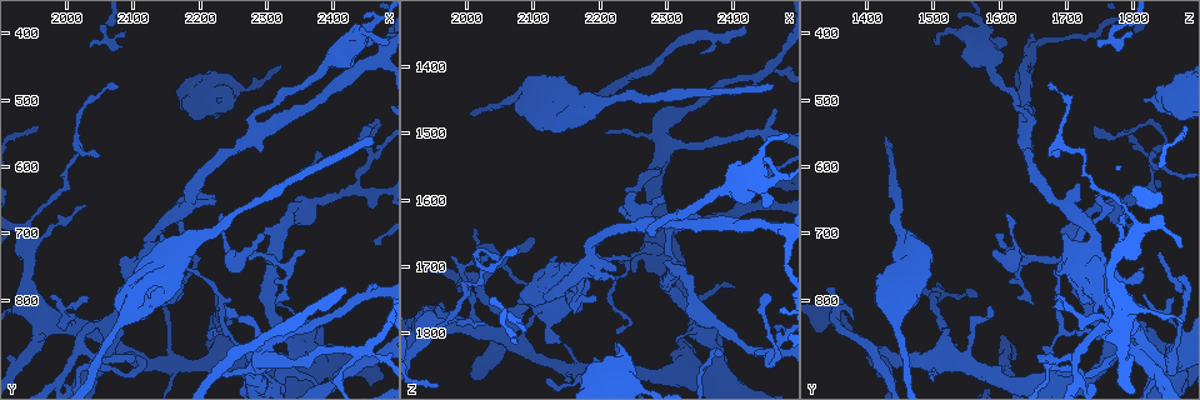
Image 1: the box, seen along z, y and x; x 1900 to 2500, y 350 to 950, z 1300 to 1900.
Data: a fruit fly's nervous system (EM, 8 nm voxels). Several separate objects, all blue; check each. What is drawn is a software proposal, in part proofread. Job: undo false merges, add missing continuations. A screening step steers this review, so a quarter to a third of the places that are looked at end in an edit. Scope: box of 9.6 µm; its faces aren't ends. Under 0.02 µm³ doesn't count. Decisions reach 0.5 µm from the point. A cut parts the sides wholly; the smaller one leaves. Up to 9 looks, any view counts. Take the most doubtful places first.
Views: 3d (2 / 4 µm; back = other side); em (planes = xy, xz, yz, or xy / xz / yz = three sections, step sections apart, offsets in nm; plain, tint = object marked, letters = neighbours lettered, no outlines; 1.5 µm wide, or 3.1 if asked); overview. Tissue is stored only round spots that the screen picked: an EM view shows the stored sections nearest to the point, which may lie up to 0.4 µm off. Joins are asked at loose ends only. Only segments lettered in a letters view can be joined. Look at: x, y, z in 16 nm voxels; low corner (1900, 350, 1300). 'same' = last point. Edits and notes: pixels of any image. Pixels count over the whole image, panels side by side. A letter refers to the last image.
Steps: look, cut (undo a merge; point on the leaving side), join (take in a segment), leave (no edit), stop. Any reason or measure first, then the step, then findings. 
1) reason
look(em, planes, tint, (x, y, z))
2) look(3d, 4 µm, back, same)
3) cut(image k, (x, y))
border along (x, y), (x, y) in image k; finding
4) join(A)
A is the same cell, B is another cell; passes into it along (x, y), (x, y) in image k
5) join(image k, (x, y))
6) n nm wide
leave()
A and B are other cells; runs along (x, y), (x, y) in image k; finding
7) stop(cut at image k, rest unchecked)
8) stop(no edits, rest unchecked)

an open end
look(3d, 2 µm, (2460, 565, 1430))

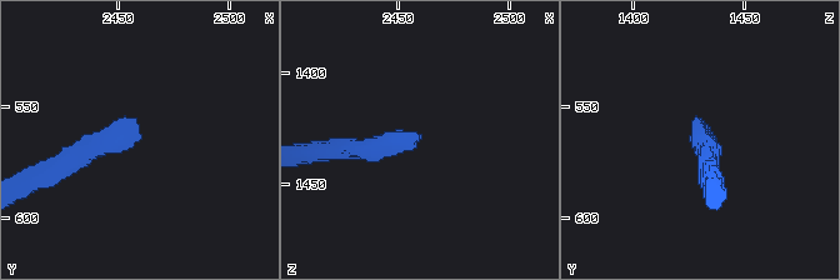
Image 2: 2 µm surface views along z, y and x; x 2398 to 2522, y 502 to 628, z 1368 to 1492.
shape alone is not enough
look(em, planes, plain, (2460, 561, 1427))

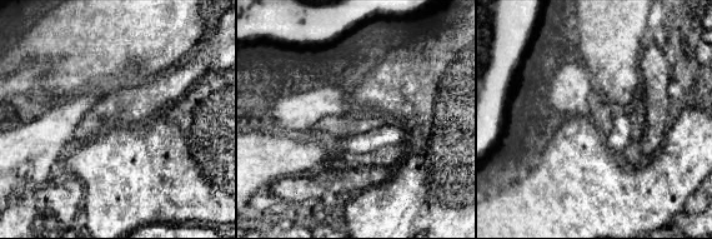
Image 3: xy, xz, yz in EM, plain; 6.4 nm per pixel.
look(em, planes, letters, same)

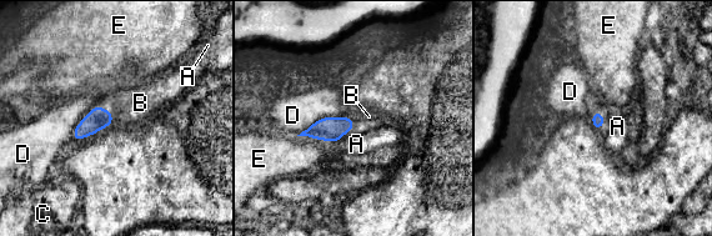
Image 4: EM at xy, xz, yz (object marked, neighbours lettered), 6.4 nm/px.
join(B)
B is the same cell, A, C, D and E are other cells; passes into it along (597, 119), (601, 114), (598, 106) in image 4; the neuron continues

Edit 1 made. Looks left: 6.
redraw
look(overview)

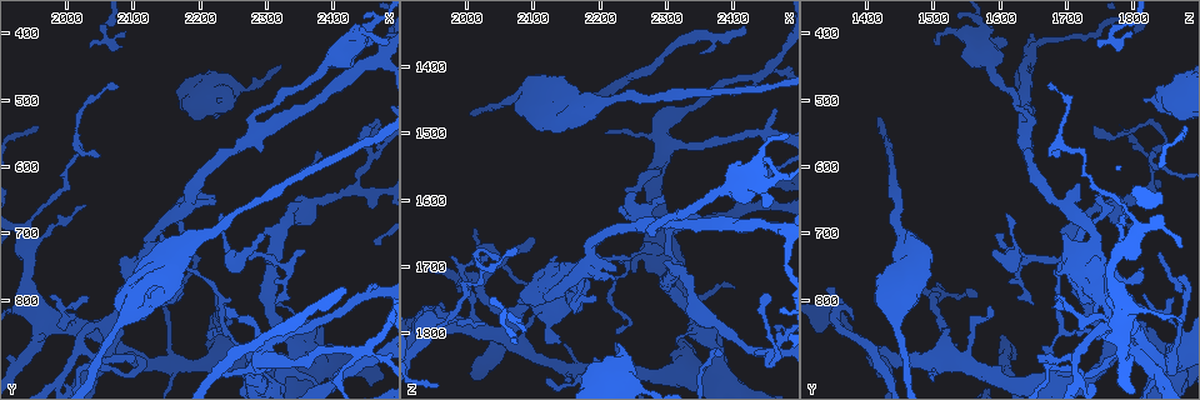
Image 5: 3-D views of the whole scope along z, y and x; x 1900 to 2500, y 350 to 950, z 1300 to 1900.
branch stops here
look(3d, 4 µm, (2145, 770, 1780))

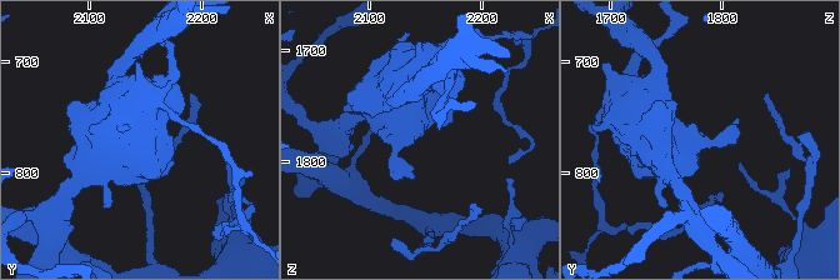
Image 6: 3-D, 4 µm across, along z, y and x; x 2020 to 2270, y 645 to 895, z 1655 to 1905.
look(em, 3.1 µm, planes, letters, (2144, 770, 1776))

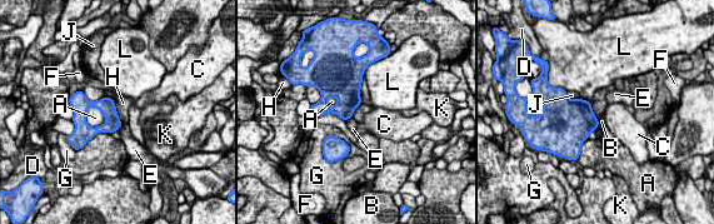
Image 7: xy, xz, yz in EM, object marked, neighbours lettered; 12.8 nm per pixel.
leave()
A, B, C, D, E, F, G, H, J, K and L are other cells; border along (110, 98), (123, 123) in image 7; none of them fits

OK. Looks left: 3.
an open end
look(em, yz, step 4, letters, (2420, 785, 1345))

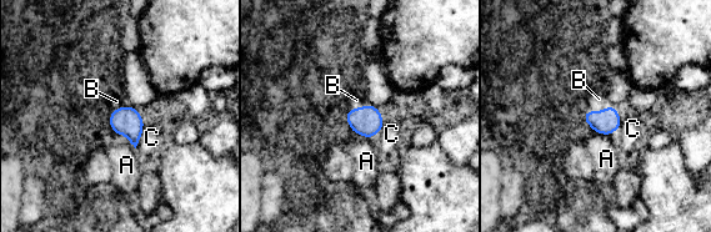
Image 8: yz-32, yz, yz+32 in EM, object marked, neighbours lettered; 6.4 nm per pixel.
another direction
look(em, xz, step 4, letters, same)

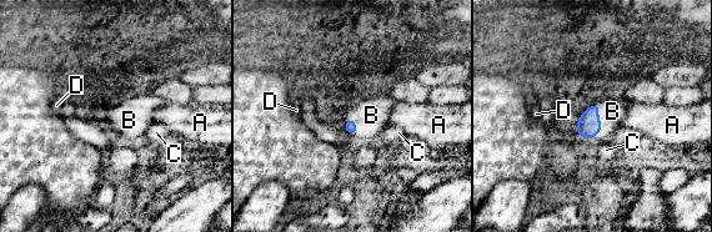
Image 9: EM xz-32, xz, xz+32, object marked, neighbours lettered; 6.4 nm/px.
join(B)
B is the same cell, A, C and D are other cells; passes into it along (588, 125), (601, 125), (612, 111) in image 9; the neuron continues

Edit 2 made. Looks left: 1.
stop(join at image 4, join at image 9, rest unchecked)

